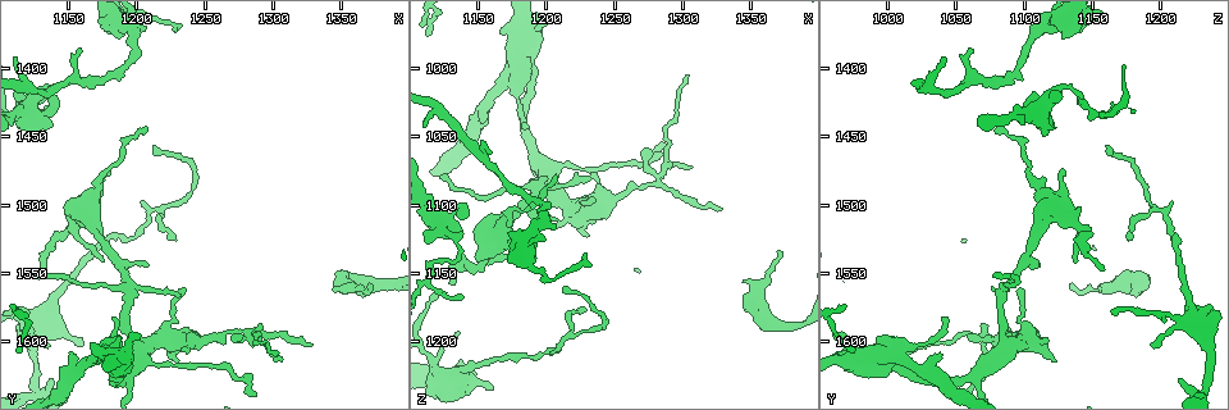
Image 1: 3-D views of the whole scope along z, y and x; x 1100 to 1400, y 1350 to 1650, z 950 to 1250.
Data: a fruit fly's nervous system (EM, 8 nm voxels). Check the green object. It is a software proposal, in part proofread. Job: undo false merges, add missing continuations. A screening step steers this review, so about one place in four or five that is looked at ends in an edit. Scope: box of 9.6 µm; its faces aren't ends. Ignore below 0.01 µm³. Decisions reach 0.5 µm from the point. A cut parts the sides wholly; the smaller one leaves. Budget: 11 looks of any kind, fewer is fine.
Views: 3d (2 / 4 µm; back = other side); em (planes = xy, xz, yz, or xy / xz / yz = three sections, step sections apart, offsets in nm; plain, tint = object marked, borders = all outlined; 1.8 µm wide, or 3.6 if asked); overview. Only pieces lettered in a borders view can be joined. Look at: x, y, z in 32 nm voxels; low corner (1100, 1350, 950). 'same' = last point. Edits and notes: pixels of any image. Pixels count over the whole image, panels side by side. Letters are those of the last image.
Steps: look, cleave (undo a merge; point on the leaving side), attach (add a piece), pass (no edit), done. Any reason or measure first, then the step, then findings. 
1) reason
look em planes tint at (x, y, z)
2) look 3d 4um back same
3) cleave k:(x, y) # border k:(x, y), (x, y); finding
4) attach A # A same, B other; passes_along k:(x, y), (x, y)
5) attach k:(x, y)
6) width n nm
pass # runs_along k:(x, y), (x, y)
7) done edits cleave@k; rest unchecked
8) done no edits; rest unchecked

abrupt turn
look 3d 4um at (1190, 1560, 1084)

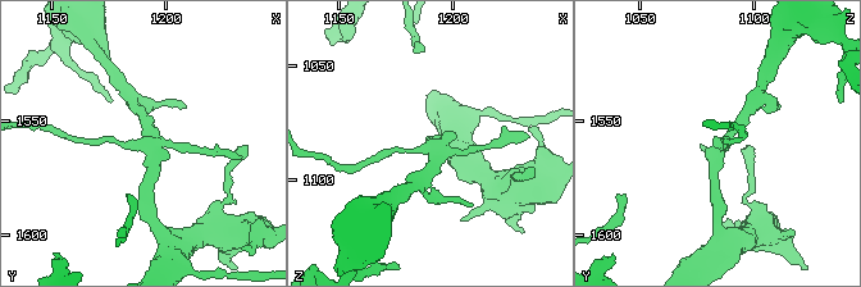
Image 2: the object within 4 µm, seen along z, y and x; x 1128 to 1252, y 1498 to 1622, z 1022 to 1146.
look em planes tint at (1191, 1560, 1085)

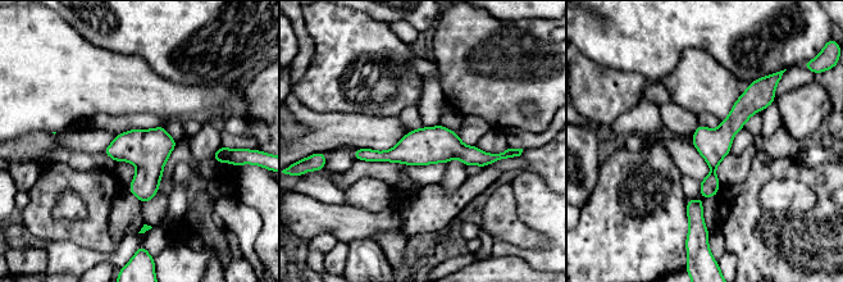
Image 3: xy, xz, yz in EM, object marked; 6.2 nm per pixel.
look em planes borders same

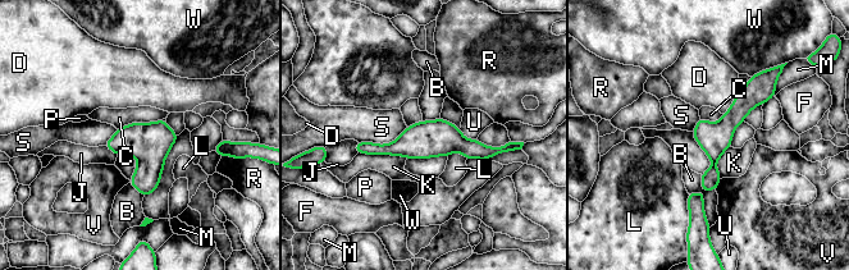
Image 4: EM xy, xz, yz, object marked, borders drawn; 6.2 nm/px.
pass # B other, C other, D other, F other, J other, K other, L other, M other, P other, R other, S other, U other, V other, W other; runs_along 4:(757, 77), (715, 138), (697, 213); continuous, no second neuron

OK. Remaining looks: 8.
four or more arms meet
look 3d 4um back at (1184, 1616, 996)

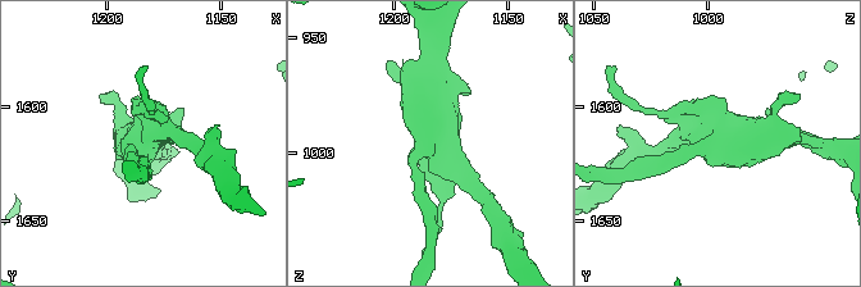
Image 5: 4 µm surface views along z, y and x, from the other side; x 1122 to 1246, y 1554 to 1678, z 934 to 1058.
shape alone is not enough
look em 3.6um planes borders at (1185, 1617, 996)

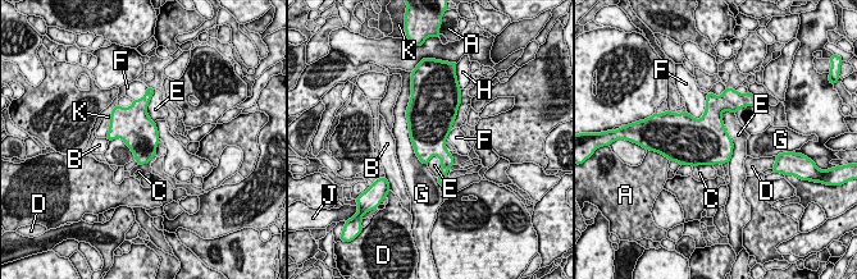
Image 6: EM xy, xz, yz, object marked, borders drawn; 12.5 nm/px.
width 460 nm
pass # A other, B other, C other, D other, E other, F other, G other, H other, J other, K other; border 6:(723, 110), (733, 145), (729, 161); all the same neuron

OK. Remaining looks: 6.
tapers out
look em planes borders at (1230, 1528, 1176)

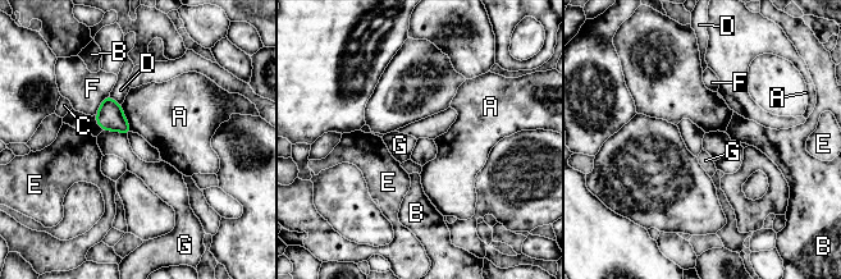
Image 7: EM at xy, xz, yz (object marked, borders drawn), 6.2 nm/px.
width 110 nm
pass # A other, B other, C other, D other, E other, F other, G other; border 7:(103, 129), (127, 135); none of them fits

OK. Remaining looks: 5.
thick end
look em planes borders at (1136, 1442, 1120)

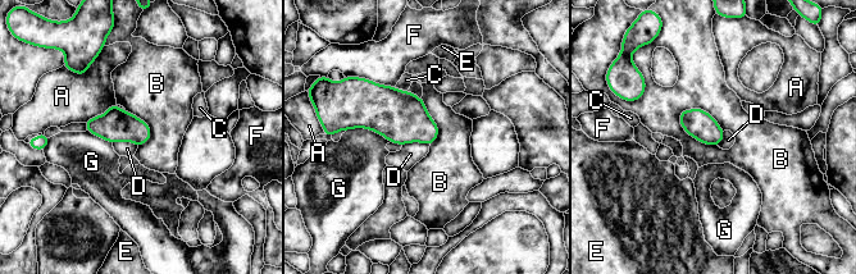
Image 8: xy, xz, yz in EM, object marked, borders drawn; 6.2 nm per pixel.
pass # A other, B other, C other, D other, E other, F other, G other; border 8:(403, 144), (426, 142), (429, 145); no lettered piece goes on from it

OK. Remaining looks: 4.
done no edits; rest unchecked

